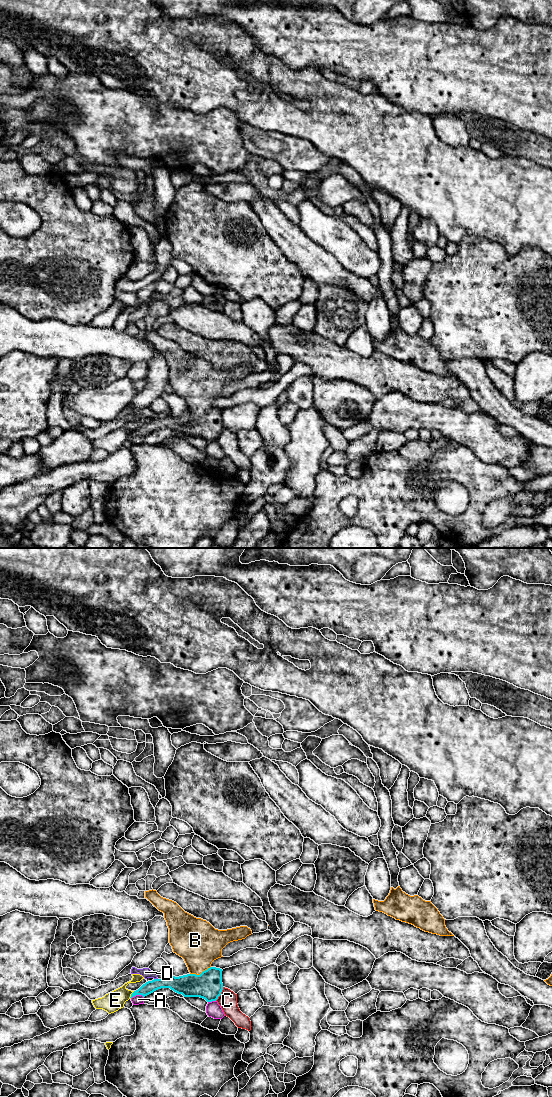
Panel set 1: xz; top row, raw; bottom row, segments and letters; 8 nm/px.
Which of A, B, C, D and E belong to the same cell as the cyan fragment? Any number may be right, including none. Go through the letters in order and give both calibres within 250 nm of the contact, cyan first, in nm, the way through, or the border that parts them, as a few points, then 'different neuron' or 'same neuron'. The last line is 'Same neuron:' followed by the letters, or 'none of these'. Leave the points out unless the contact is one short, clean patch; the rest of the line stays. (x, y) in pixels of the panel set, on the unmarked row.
A: calibres 100 and 80 nm; different neuron
B: calibres 220 and 360 nm; way xz (208, 425), (203, 420), (201, 413), (198, 400), (198, 382); same neuron
C: calibres 220 and 150 nm; border xz (223, 427), (220, 435), (215, 440); different neuron
D: calibres 160 and 80 nm; border xz (154, 418), (157, 419); different neuron
E: calibres 100 and 160 nm; different neuron
Same neuron: B

